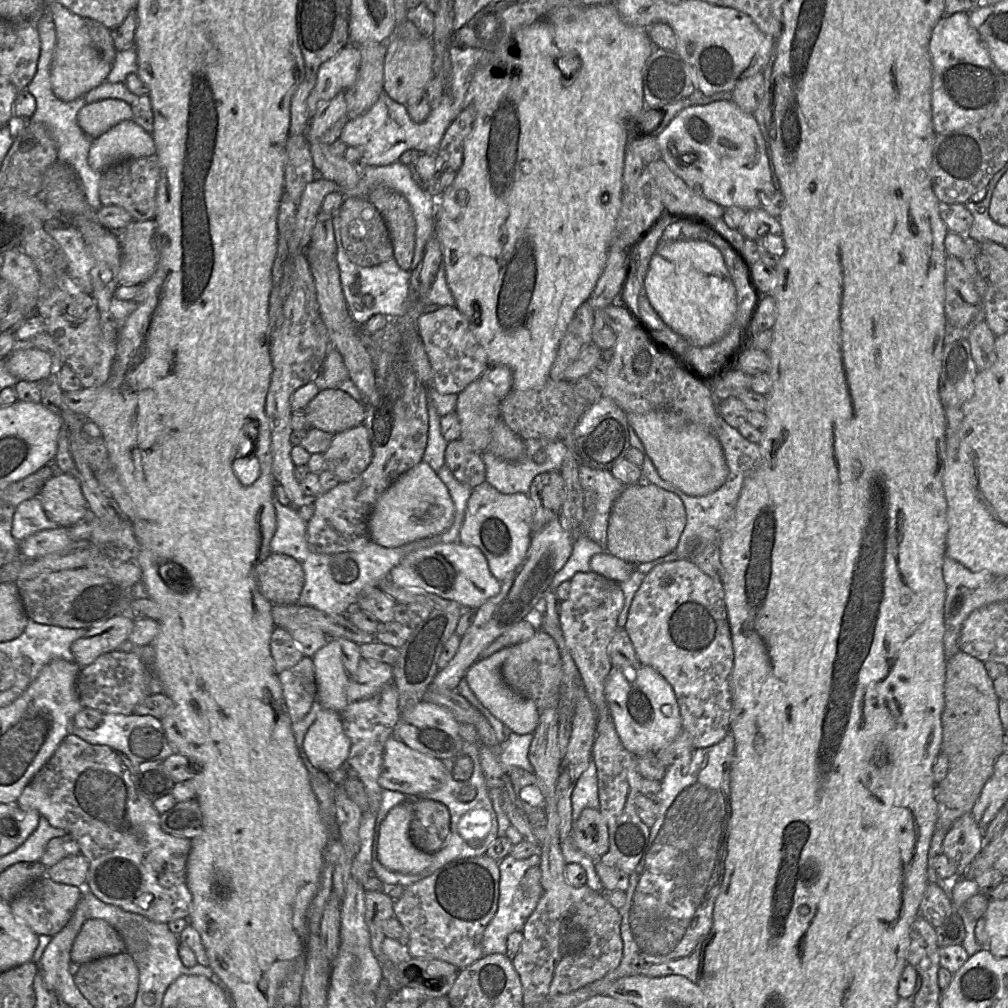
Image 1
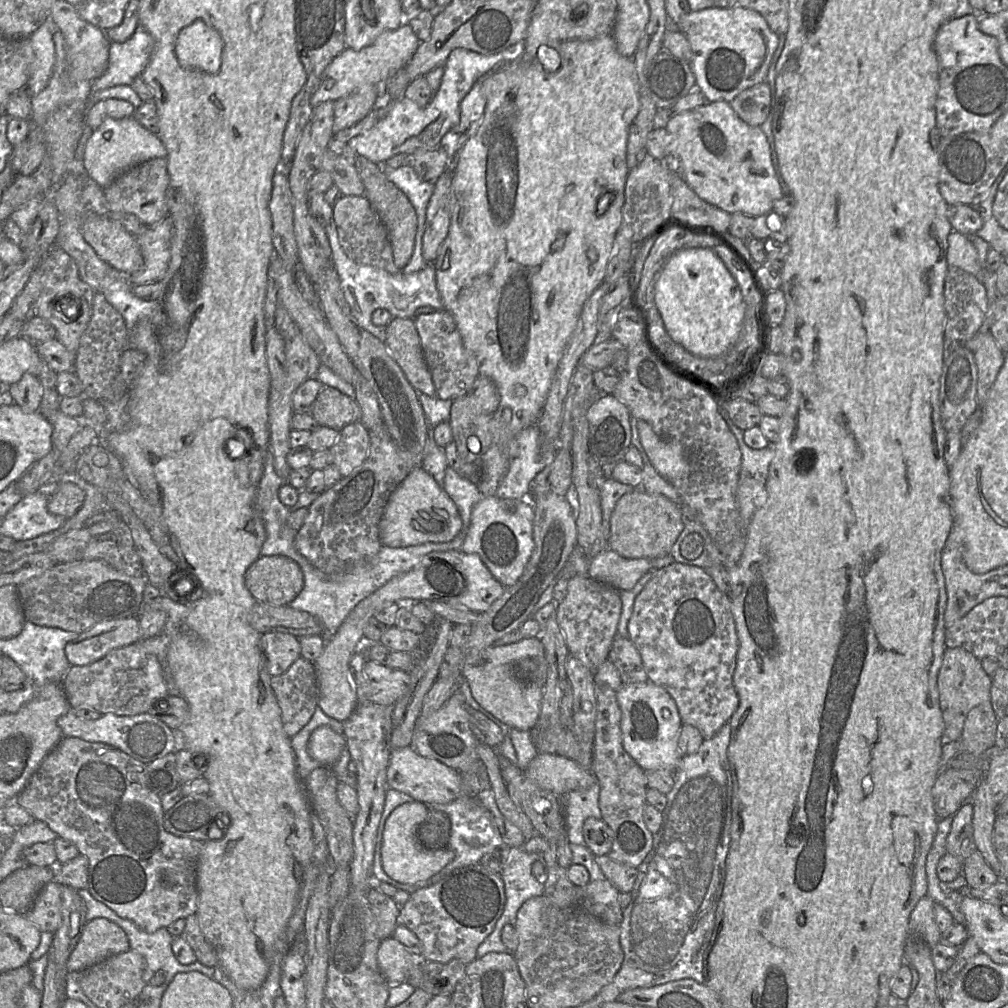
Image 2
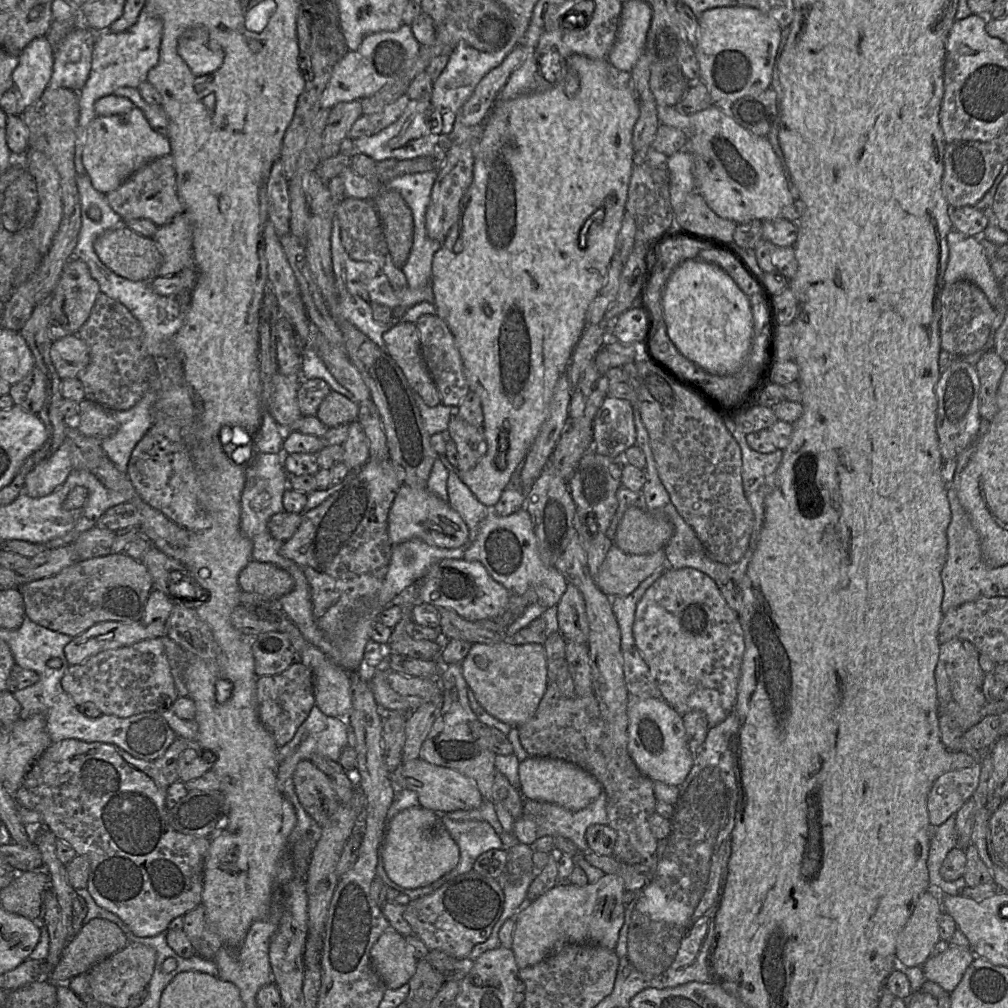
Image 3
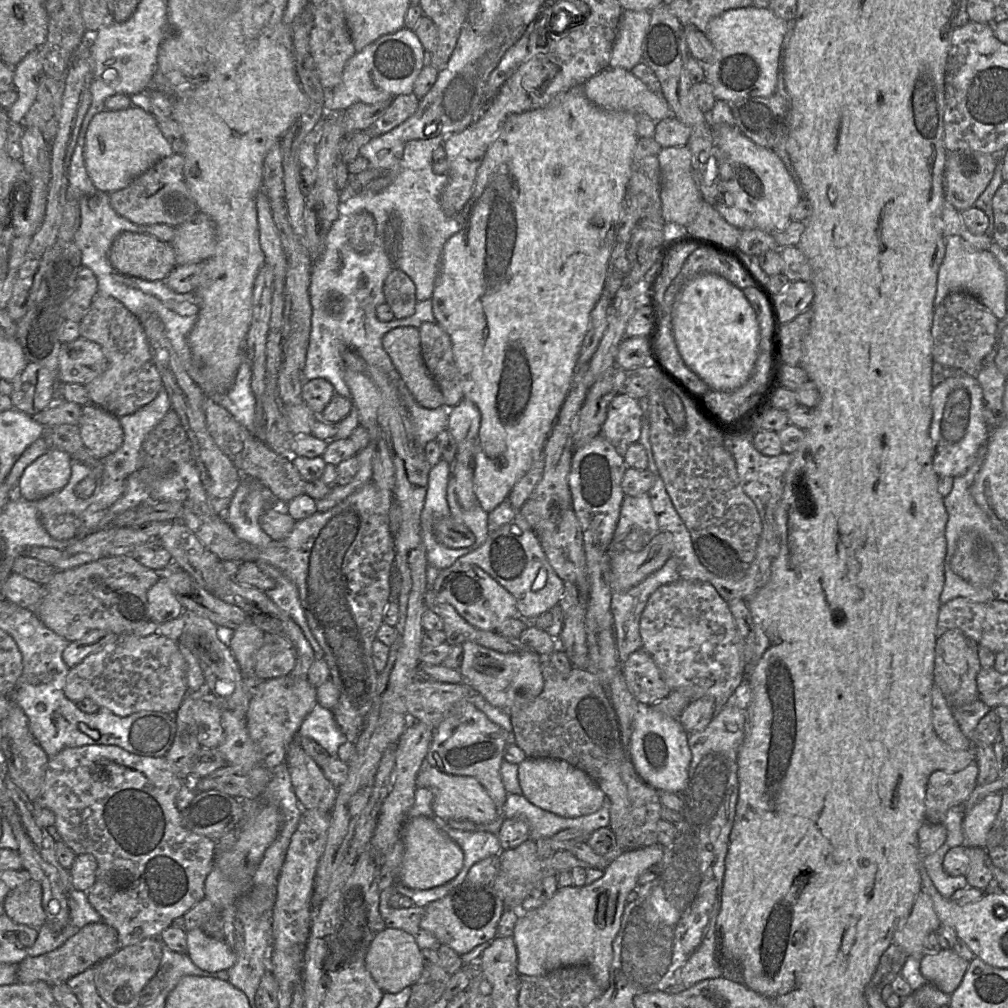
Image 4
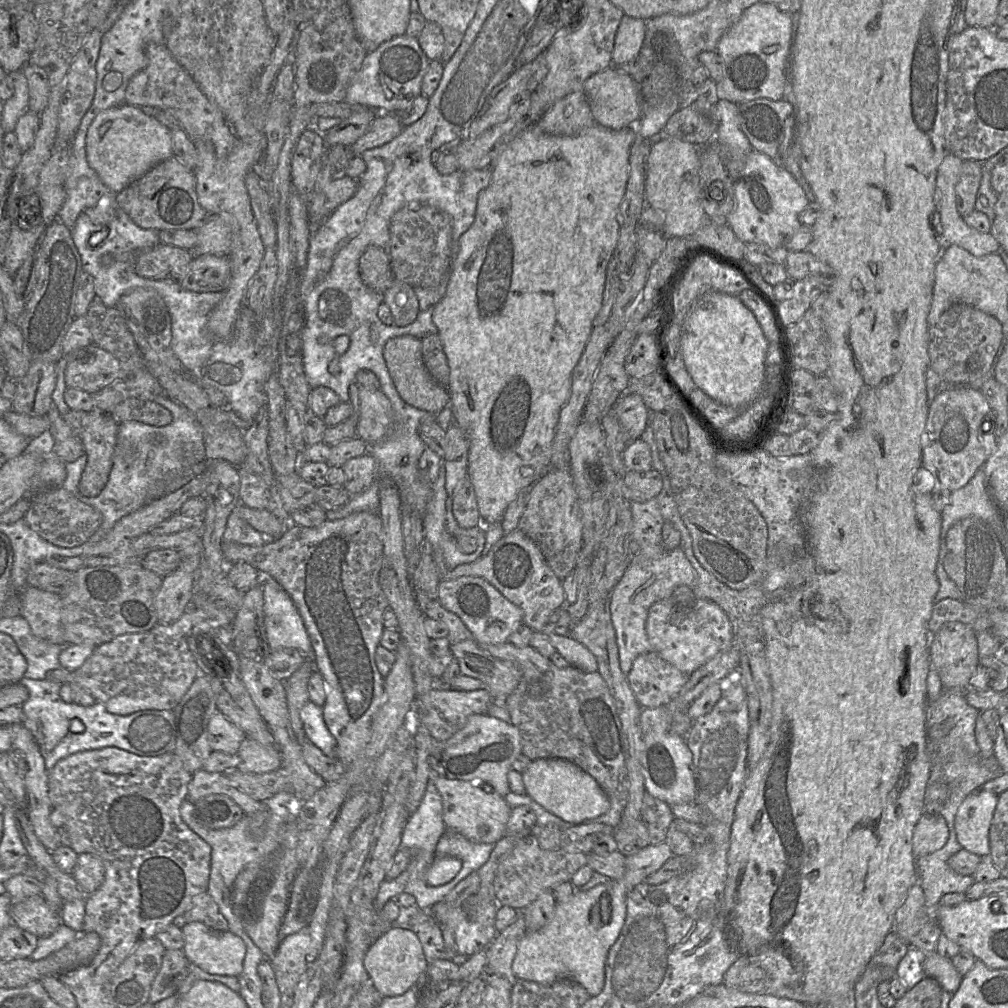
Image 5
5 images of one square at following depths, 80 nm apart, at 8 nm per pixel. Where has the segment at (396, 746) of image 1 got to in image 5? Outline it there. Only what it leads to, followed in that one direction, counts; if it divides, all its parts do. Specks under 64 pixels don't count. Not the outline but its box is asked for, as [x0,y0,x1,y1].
[431,772,512,844]

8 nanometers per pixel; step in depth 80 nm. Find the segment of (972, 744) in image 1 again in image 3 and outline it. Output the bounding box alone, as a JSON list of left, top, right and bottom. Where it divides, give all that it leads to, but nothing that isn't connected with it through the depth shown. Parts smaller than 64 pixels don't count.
[935,639,986,731]

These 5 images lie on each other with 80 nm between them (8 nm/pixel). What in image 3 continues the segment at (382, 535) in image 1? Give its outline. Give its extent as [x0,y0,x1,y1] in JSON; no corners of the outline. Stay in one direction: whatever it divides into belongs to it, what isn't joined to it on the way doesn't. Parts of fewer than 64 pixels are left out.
[388,485,469,549]

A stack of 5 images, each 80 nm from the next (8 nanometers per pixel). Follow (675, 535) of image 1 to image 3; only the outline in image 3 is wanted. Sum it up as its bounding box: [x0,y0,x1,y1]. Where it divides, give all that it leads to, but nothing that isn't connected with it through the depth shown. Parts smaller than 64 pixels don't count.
[613,507,673,554]

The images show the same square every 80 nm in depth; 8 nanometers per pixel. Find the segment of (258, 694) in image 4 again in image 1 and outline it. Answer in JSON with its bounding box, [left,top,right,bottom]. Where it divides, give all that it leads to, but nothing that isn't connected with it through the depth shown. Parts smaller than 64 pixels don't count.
[278,656,318,723]

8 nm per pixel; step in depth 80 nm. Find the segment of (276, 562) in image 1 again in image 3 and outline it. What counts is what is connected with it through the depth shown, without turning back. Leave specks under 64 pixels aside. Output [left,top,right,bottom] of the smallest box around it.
[238,560,295,603]

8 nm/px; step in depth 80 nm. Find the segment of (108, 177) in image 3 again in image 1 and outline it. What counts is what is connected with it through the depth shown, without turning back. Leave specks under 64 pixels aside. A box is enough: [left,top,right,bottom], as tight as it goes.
[88,119,156,172]

